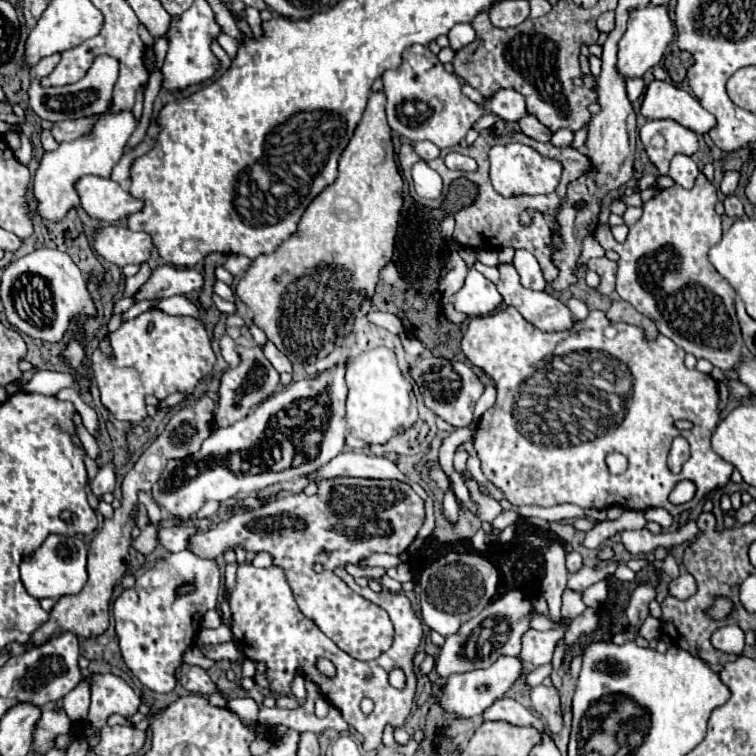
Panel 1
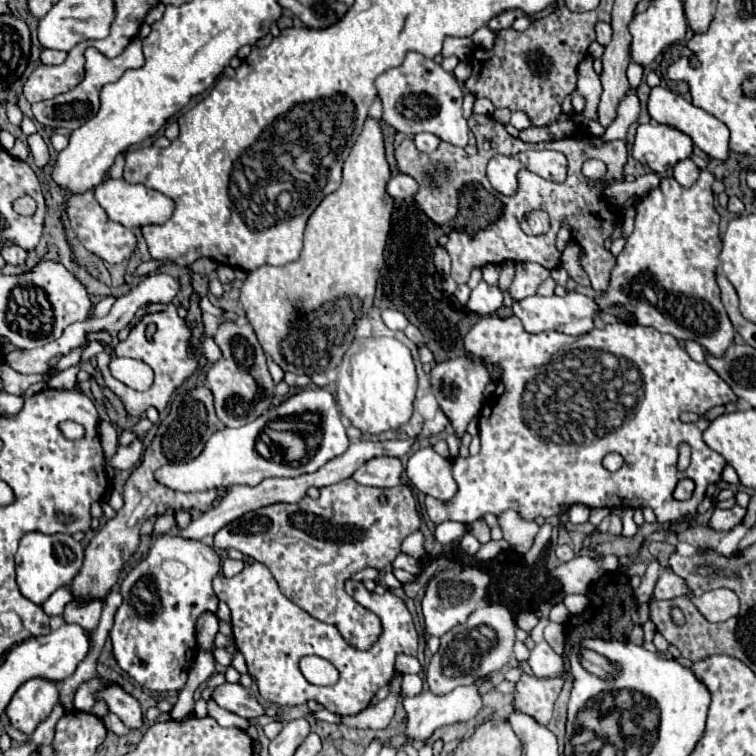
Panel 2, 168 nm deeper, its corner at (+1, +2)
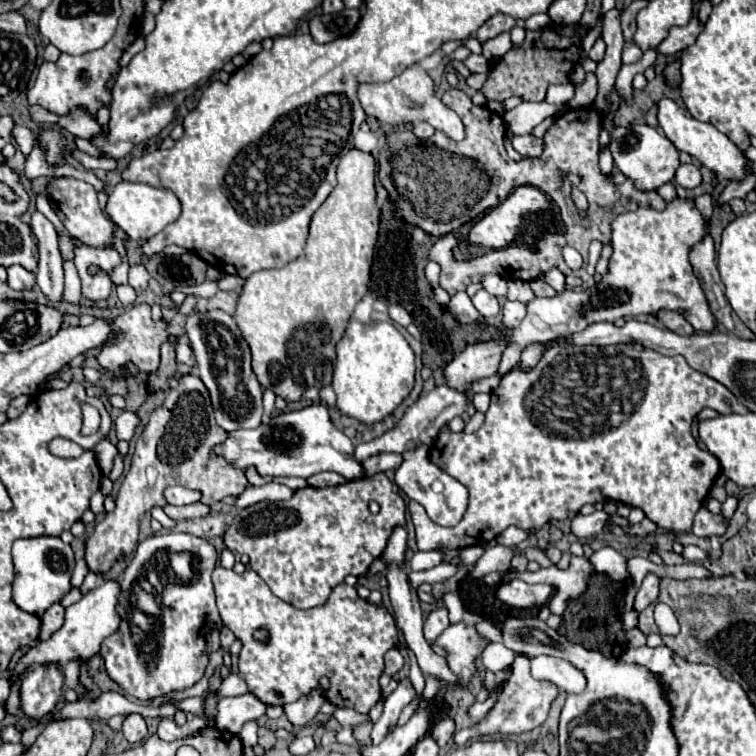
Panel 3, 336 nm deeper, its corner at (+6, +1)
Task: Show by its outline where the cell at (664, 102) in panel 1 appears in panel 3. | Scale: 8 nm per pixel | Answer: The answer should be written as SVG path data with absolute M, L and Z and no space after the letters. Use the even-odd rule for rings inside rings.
M662 98L658 102L658 124L660 124L662 132L666 134L666 138L680 152L688 152L690 156L700 160L702 166L706 166L708 170L718 174L718 178L722 178L722 180L742 180L746 176L746 156L744 156L744 152L738 150L738 146L728 136L724 136L720 130L712 128L712 124L696 120L686 108L678 106L674 100Z

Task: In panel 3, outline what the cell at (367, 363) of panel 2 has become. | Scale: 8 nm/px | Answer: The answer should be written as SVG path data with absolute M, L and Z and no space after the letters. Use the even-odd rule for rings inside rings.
M350 320L344 338L336 344L336 366L334 366L334 378L332 378L332 388L338 396L336 406L344 416L356 418L362 424L376 424L382 422L386 416L390 416L402 400L410 394L414 388L414 352L404 340L404 336L388 322L378 322L378 324L358 324L356 320Z

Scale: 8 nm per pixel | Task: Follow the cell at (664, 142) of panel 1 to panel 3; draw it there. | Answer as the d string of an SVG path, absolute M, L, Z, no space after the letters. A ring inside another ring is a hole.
M634 124L630 128L610 128L610 150L614 156L614 164L622 170L622 174L634 180L640 190L654 190L666 182L672 182L676 168L680 166L676 146L656 128L648 124Z

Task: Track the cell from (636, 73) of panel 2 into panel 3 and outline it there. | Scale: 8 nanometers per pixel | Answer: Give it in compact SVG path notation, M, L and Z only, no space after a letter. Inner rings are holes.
M628 44L628 46L624 48L622 62L624 62L624 64L634 64L636 60L640 60L640 56L642 56L642 50L640 50L636 44Z

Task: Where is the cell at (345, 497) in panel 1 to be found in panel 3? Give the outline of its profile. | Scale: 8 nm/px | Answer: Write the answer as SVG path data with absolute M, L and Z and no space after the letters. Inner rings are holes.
M376 474L372 478L350 480L330 488L306 486L304 490L296 490L294 496L286 502L272 502L272 510L270 502L248 506L238 512L234 524L226 530L224 544L232 552L250 556L252 568L270 586L274 596L304 610L326 604L336 584L344 582L344 576L348 574L364 576L370 570L372 562L378 560L378 556L382 556L388 544L388 536L396 526L406 526L406 504L400 498L400 494L392 490L392 484L386 478L386 474ZM370 500L378 500L380 504L378 514L370 512L368 508Z

